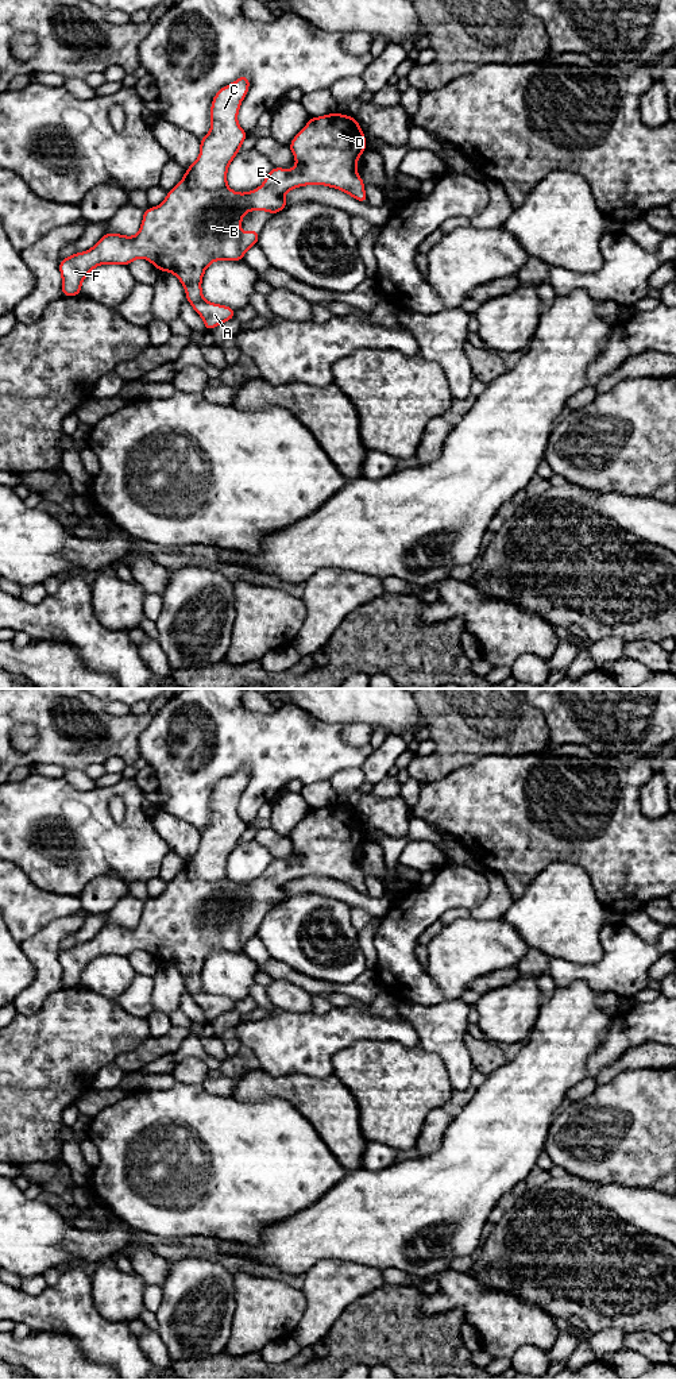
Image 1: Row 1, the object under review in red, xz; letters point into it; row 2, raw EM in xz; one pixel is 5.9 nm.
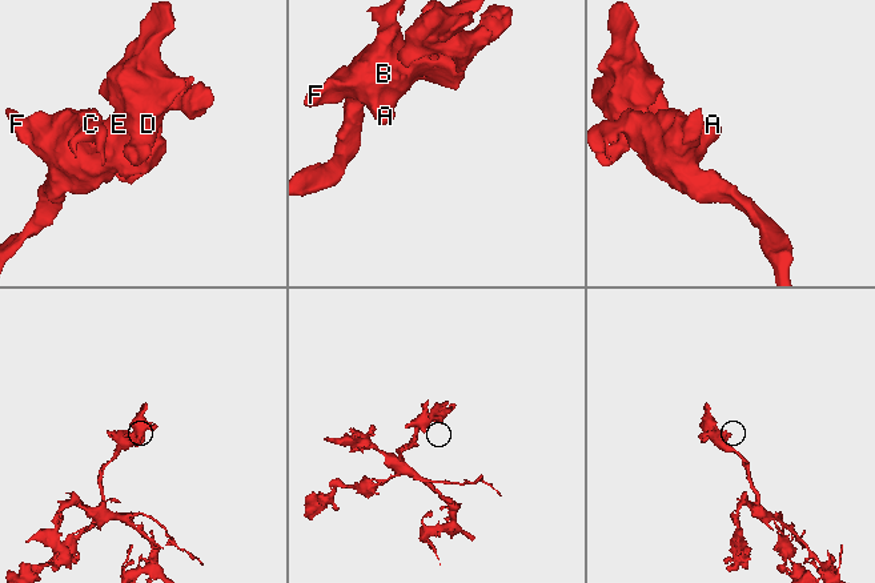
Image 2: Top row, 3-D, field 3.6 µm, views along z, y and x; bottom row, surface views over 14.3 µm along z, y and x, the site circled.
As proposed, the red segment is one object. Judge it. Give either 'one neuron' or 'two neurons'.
one neuron

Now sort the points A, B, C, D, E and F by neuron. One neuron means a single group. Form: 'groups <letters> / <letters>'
groups A B C D E F

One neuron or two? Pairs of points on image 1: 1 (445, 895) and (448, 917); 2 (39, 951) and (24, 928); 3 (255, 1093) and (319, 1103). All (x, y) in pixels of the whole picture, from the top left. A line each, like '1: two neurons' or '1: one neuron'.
1: two neurons
2: two neurons
3: one neuron

